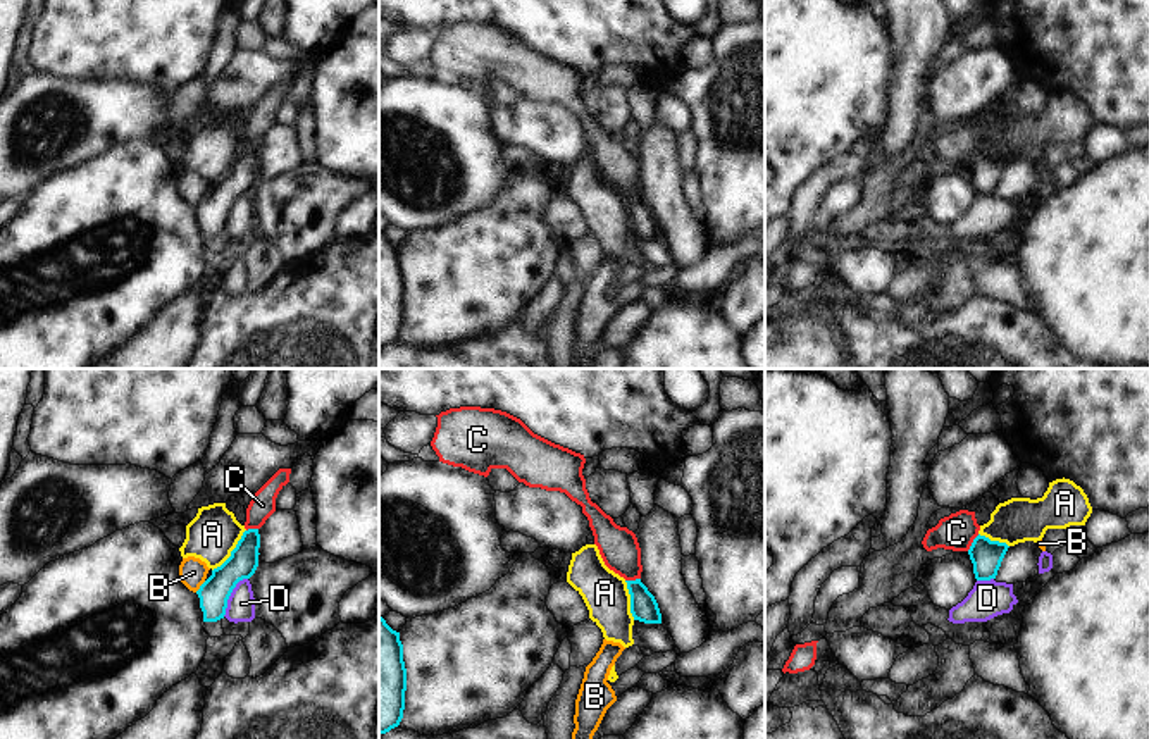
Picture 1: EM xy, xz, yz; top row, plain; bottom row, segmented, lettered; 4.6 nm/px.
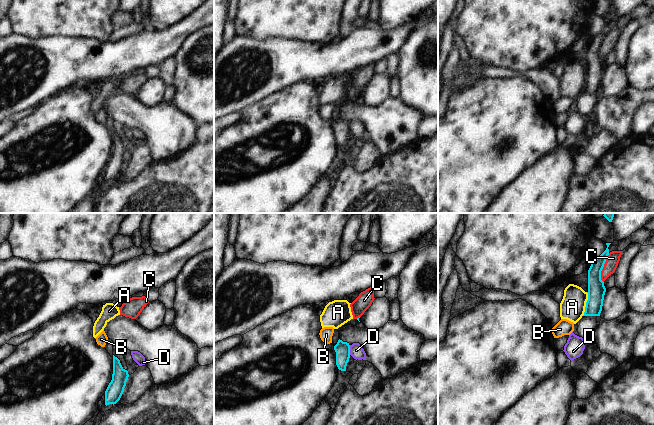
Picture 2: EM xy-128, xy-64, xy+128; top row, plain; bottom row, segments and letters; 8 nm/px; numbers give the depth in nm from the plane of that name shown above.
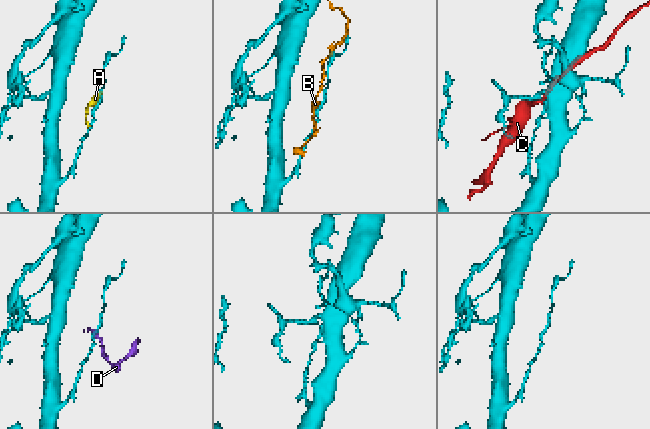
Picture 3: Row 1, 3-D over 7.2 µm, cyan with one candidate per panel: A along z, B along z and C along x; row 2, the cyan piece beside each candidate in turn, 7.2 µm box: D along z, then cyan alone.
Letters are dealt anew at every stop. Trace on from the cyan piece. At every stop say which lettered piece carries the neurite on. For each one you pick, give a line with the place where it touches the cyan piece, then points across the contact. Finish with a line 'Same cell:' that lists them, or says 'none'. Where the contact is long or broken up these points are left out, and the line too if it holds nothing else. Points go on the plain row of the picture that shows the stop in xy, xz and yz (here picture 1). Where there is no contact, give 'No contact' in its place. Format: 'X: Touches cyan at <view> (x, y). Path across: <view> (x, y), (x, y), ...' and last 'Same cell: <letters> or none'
Same cell: none.

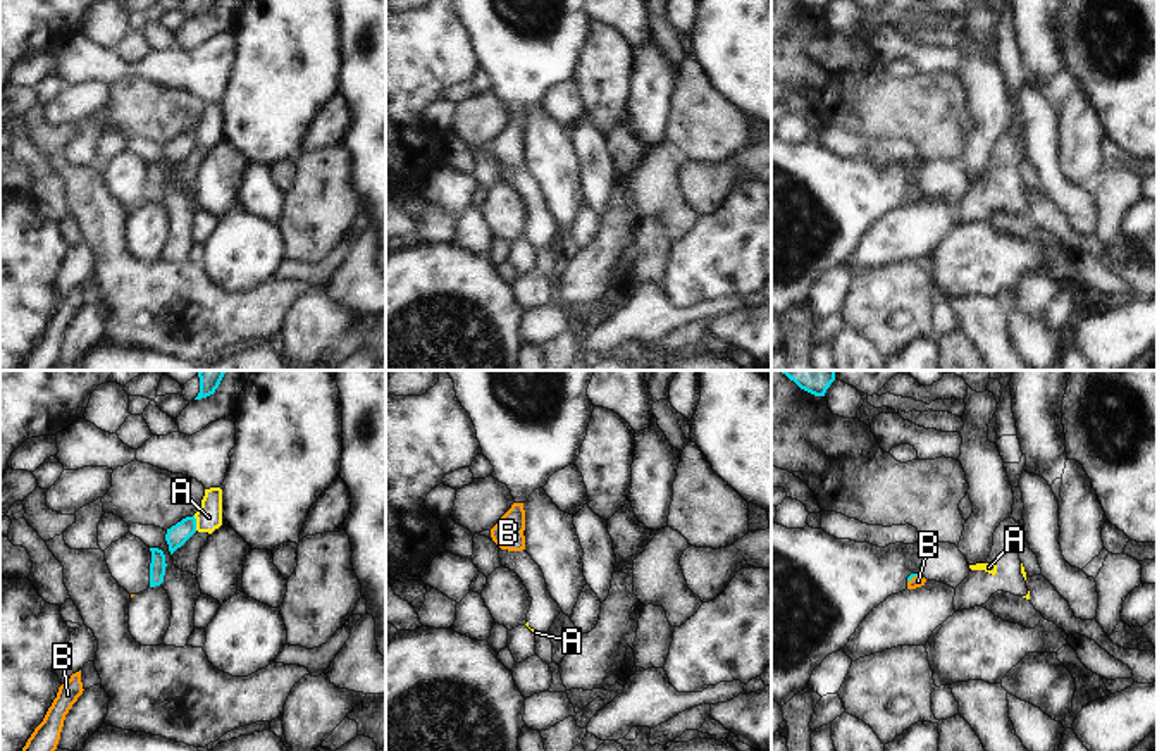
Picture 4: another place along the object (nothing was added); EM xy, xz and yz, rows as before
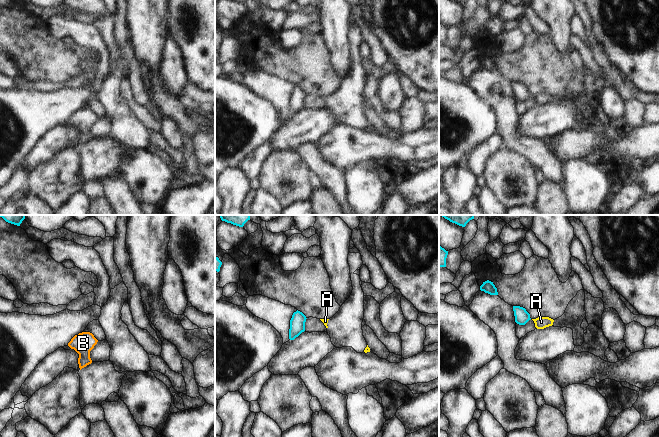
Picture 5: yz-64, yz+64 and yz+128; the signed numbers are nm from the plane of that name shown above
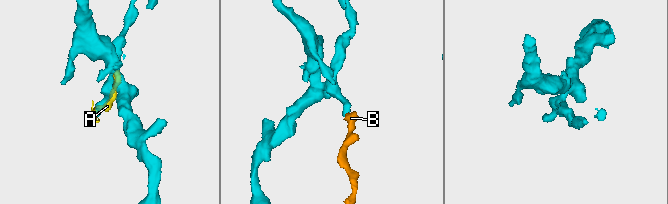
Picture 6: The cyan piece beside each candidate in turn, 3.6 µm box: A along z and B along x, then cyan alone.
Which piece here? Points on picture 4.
B: Touches cyan at yz (913, 190). Path across: yz (911, 190), (913, 190), (918, 195)
Same cell: B.

